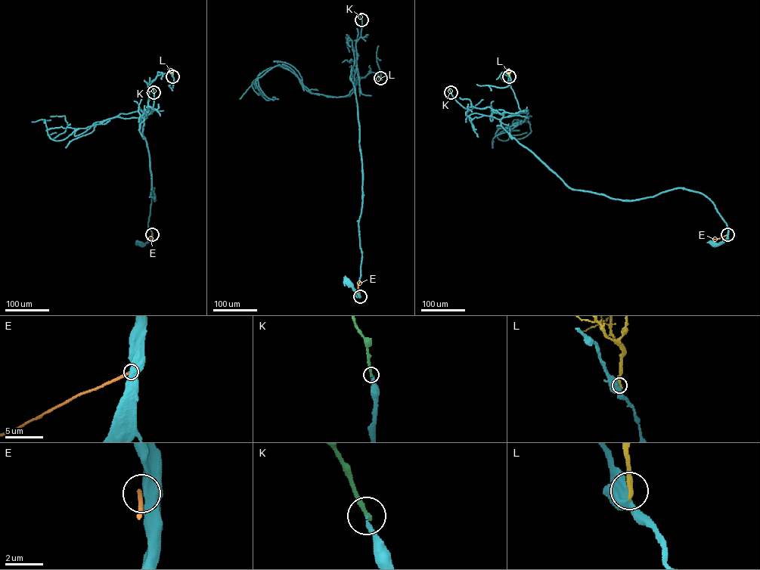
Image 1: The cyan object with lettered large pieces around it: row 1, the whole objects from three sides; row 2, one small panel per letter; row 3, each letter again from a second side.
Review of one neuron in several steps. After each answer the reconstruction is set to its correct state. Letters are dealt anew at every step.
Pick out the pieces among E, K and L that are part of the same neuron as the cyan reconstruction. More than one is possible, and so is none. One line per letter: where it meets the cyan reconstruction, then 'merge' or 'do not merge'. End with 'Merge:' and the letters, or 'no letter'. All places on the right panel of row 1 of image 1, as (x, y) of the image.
E: (727, 234) | do not merge
K: (451, 92) | do not merge
L: (509, 76) | do not merge
Merge: no letter

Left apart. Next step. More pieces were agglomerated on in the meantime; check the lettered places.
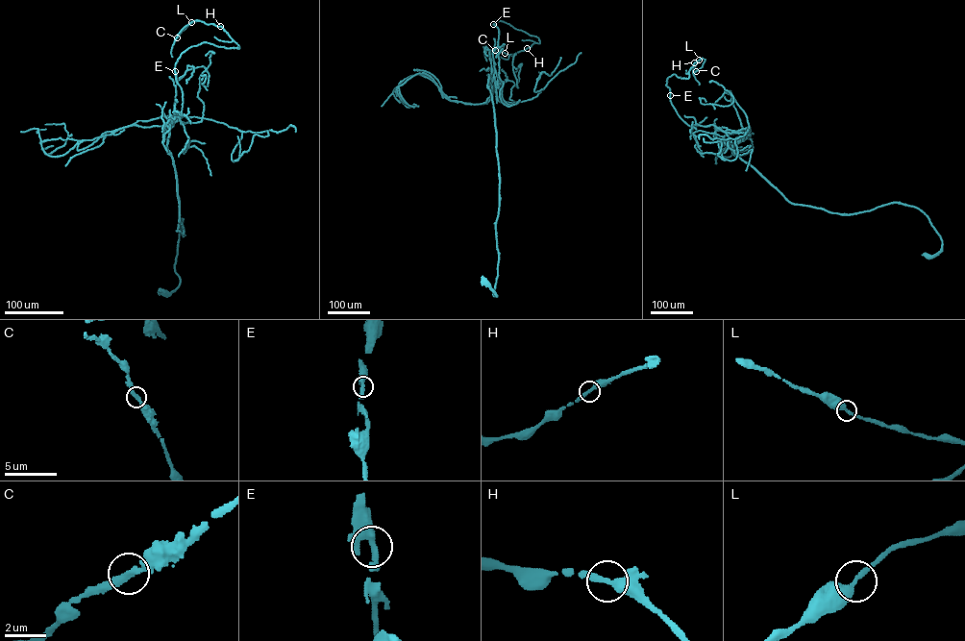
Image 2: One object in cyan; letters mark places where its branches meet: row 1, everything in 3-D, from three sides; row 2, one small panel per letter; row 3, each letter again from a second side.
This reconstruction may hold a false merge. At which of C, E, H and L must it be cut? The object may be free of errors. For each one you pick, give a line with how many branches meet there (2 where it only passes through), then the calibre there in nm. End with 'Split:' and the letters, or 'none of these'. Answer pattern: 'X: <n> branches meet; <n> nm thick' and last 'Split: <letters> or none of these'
Split: none of these

